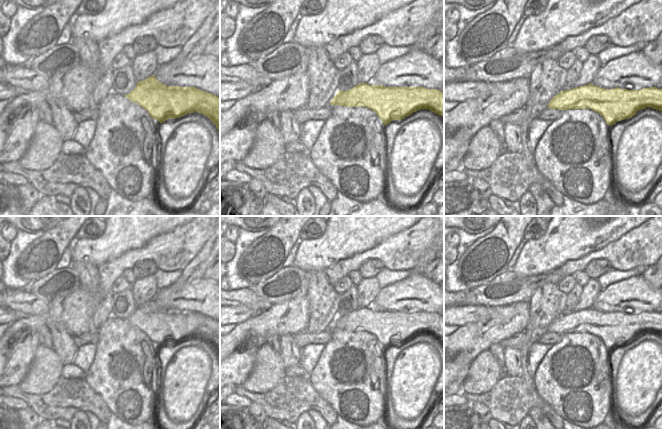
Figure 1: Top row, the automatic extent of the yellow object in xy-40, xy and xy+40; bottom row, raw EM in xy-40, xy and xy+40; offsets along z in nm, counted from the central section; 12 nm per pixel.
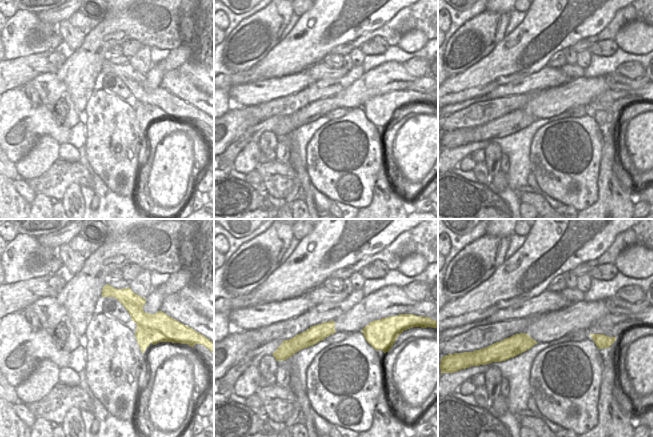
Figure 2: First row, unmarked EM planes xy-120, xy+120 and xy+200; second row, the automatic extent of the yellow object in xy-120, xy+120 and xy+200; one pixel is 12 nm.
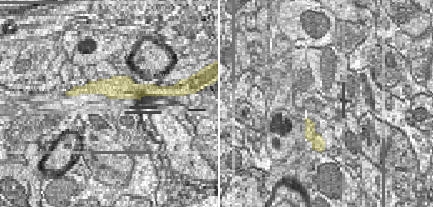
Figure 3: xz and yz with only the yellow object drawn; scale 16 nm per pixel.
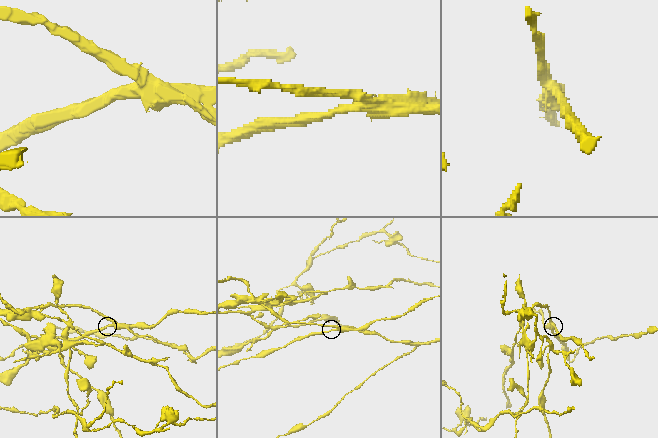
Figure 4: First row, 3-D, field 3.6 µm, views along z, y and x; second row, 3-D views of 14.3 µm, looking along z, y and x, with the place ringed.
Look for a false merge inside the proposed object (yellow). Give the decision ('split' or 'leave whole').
split

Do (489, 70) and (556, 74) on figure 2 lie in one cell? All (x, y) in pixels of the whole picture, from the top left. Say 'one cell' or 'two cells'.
two cells

